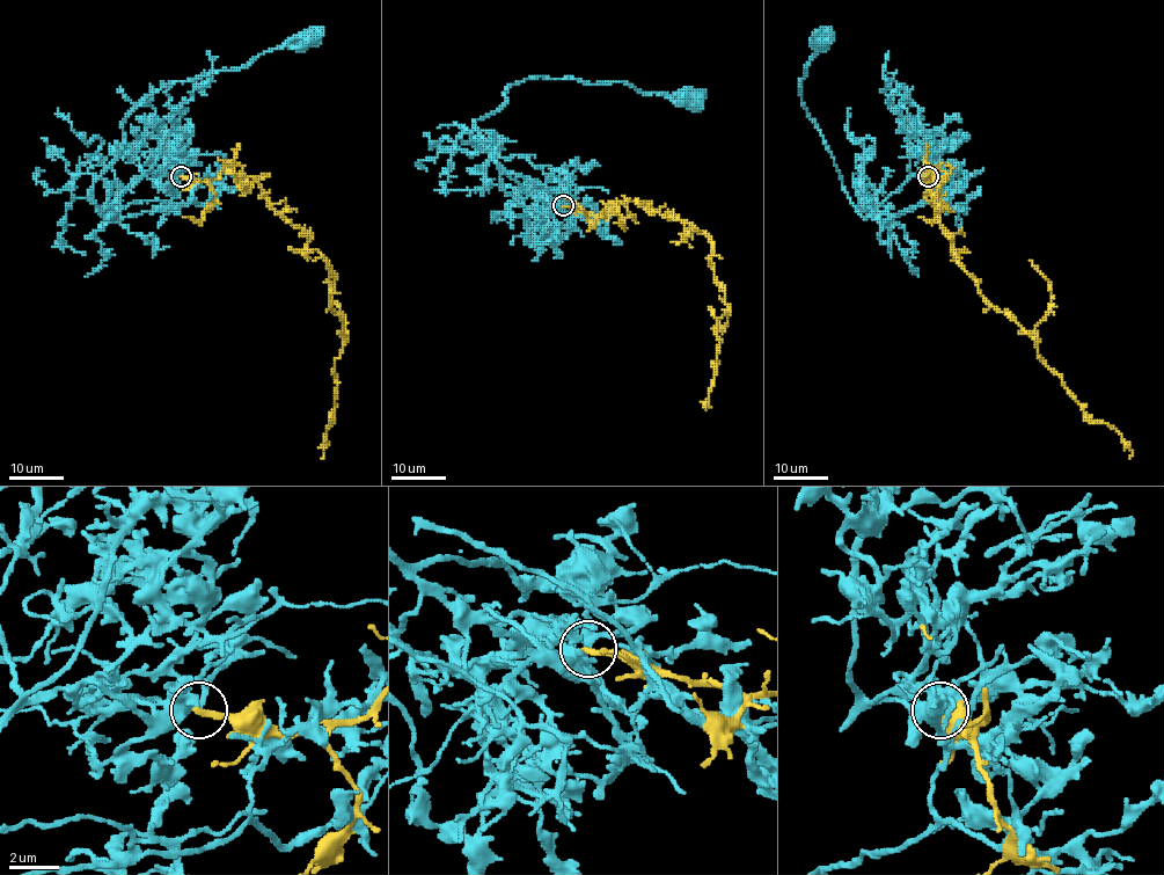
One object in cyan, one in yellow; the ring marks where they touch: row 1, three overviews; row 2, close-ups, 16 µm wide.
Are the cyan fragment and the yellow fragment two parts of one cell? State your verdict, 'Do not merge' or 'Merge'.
Do not merge

